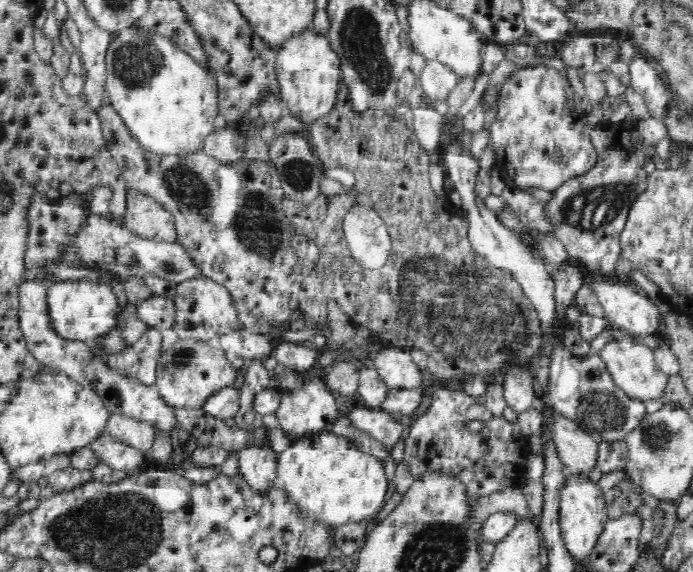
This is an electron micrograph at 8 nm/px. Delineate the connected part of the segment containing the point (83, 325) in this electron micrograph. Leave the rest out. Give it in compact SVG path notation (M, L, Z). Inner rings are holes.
M86 280L54 282L47 286L47 320L64 341L90 341L118 322L119 305L113 286Z

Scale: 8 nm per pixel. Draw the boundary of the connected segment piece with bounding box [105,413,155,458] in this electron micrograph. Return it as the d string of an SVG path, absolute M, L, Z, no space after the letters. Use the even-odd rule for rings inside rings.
M114 413L110 415L105 433L132 449L138 449L138 453L142 453L144 458L148 450L151 450L155 439L154 428L146 422L135 421L127 416Z

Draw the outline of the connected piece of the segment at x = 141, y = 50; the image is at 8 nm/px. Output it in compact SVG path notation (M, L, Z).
M131 26L114 34L105 63L110 104L124 121L130 136L145 151L166 156L202 151L206 137L214 130L219 104L216 82L205 67L180 50L174 42L159 37L158 34L143 33Z

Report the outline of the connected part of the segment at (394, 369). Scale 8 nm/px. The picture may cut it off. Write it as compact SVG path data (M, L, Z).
M382 346L372 357L371 365L376 368L379 378L388 385L389 389L412 390L423 384L422 372L412 361L408 350Z

